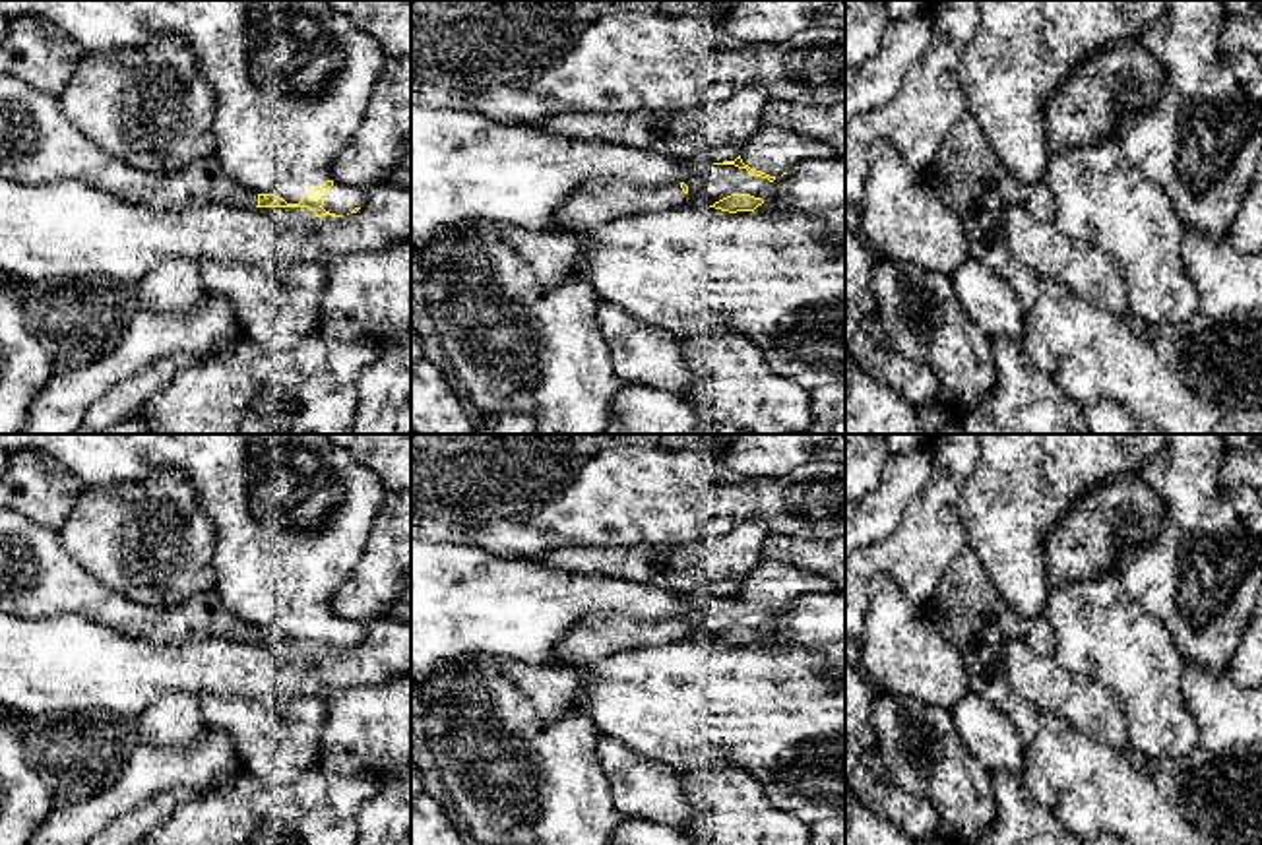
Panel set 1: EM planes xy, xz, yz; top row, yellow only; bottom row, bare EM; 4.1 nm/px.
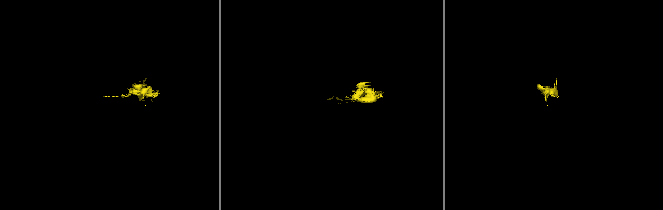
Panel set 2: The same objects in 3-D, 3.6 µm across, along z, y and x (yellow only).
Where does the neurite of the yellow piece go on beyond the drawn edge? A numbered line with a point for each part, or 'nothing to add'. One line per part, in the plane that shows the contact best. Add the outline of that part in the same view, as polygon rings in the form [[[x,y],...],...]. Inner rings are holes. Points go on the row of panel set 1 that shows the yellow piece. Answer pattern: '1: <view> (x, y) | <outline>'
1: xy (291, 78) | [[[0,0],[0,16],[45,17],[85,52],[134,50],[165,33],[180,35],[215,91],[215,157],[231,180],[256,194],[275,194],[287,203],[299,203],[312,188],[331,180],[322,205],[326,211],[347,215],[364,203],[366,190],[335,180],[335,161],[355,134],[388,56],[351,19],[331,12],[326,0]]]

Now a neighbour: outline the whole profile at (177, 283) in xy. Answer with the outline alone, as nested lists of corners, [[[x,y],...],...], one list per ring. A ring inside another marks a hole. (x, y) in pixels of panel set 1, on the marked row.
[[[167,260],[138,283],[138,300],[143,308],[178,314],[198,308],[209,291],[196,262]]]

